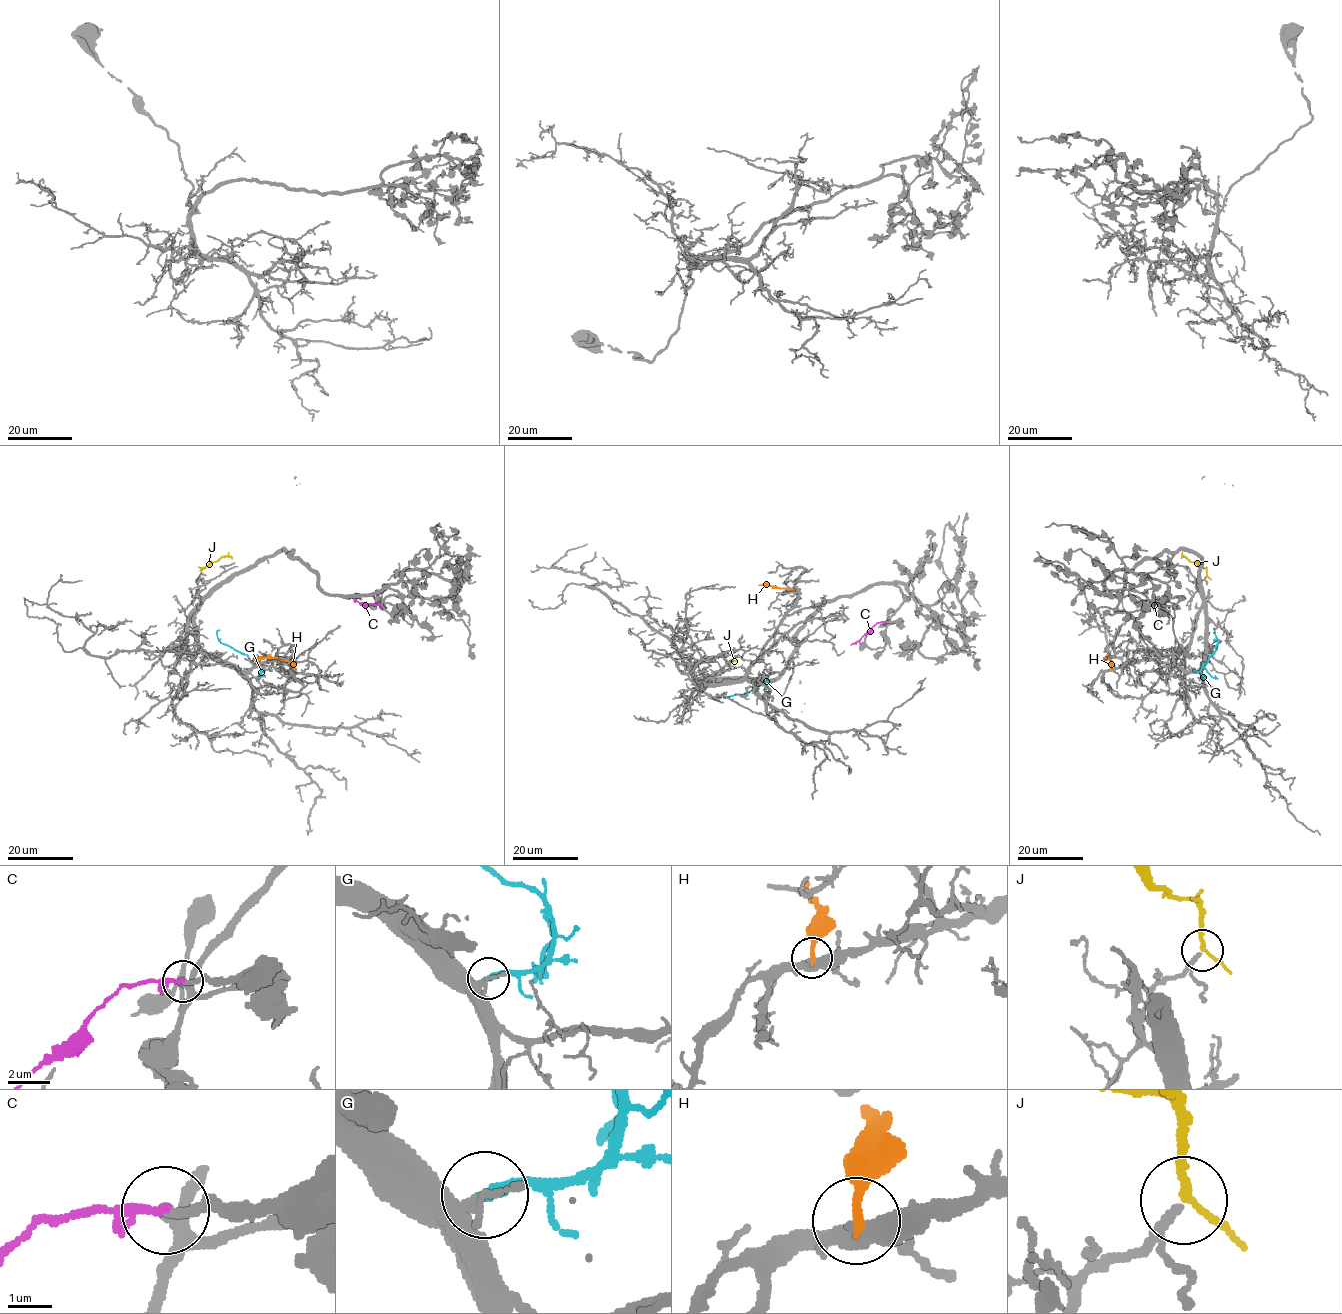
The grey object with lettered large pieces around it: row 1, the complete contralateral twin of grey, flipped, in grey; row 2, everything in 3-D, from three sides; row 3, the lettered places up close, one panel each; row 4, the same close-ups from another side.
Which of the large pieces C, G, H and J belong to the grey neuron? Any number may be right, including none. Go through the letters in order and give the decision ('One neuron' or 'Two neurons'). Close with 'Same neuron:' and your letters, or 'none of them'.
C: Two neurons
G: One neuron
H: Two neurons
J: One neuron
Same neuron: G, J

